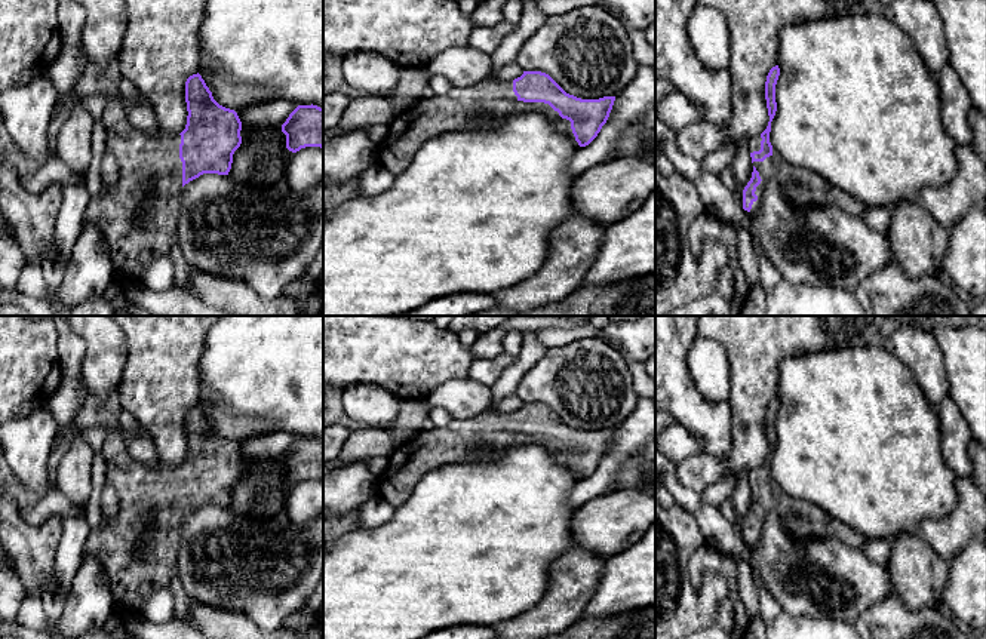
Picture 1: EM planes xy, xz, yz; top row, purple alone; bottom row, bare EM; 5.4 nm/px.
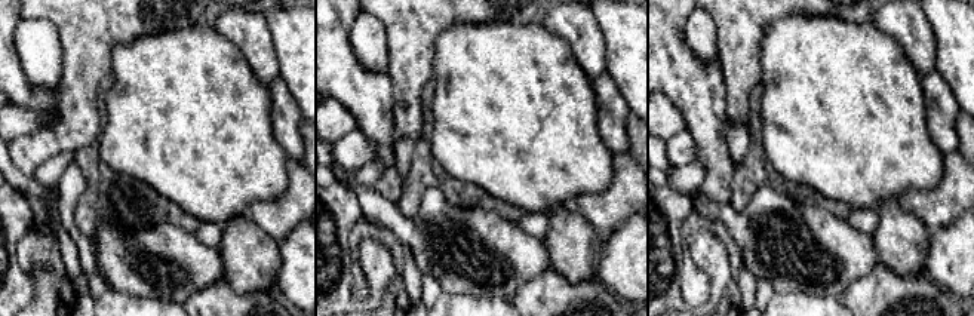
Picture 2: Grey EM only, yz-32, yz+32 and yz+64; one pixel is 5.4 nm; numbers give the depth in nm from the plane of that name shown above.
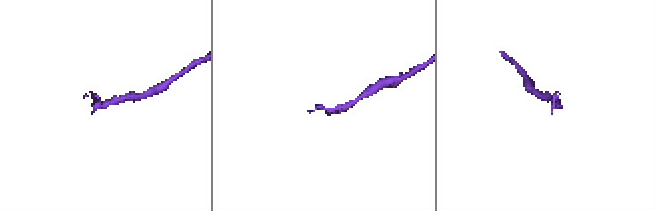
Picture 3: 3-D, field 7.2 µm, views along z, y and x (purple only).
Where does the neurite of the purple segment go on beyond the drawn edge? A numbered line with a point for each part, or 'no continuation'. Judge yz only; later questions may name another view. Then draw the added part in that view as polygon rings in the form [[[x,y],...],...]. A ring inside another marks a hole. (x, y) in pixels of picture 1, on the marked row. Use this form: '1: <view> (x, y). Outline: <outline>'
1: yz (802, 187). Outline: [[[774,156],[764,162],[753,162],[753,166],[762,179],[755,191],[758,200],[753,202],[750,209],[753,216],[759,212],[764,187],[770,179],[775,179],[784,196],[798,208],[835,205],[851,215],[864,216],[866,206],[860,200],[833,187],[813,170],[792,166],[784,159]]]

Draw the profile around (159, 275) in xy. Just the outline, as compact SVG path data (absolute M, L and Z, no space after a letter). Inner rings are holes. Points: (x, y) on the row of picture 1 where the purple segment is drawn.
M171 256L156 258L141 274L141 282L156 292L166 292L173 285L173 262Z

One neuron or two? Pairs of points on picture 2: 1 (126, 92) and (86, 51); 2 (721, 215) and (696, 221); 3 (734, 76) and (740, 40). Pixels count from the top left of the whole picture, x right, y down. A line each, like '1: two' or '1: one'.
1: two
2: two
3: one

